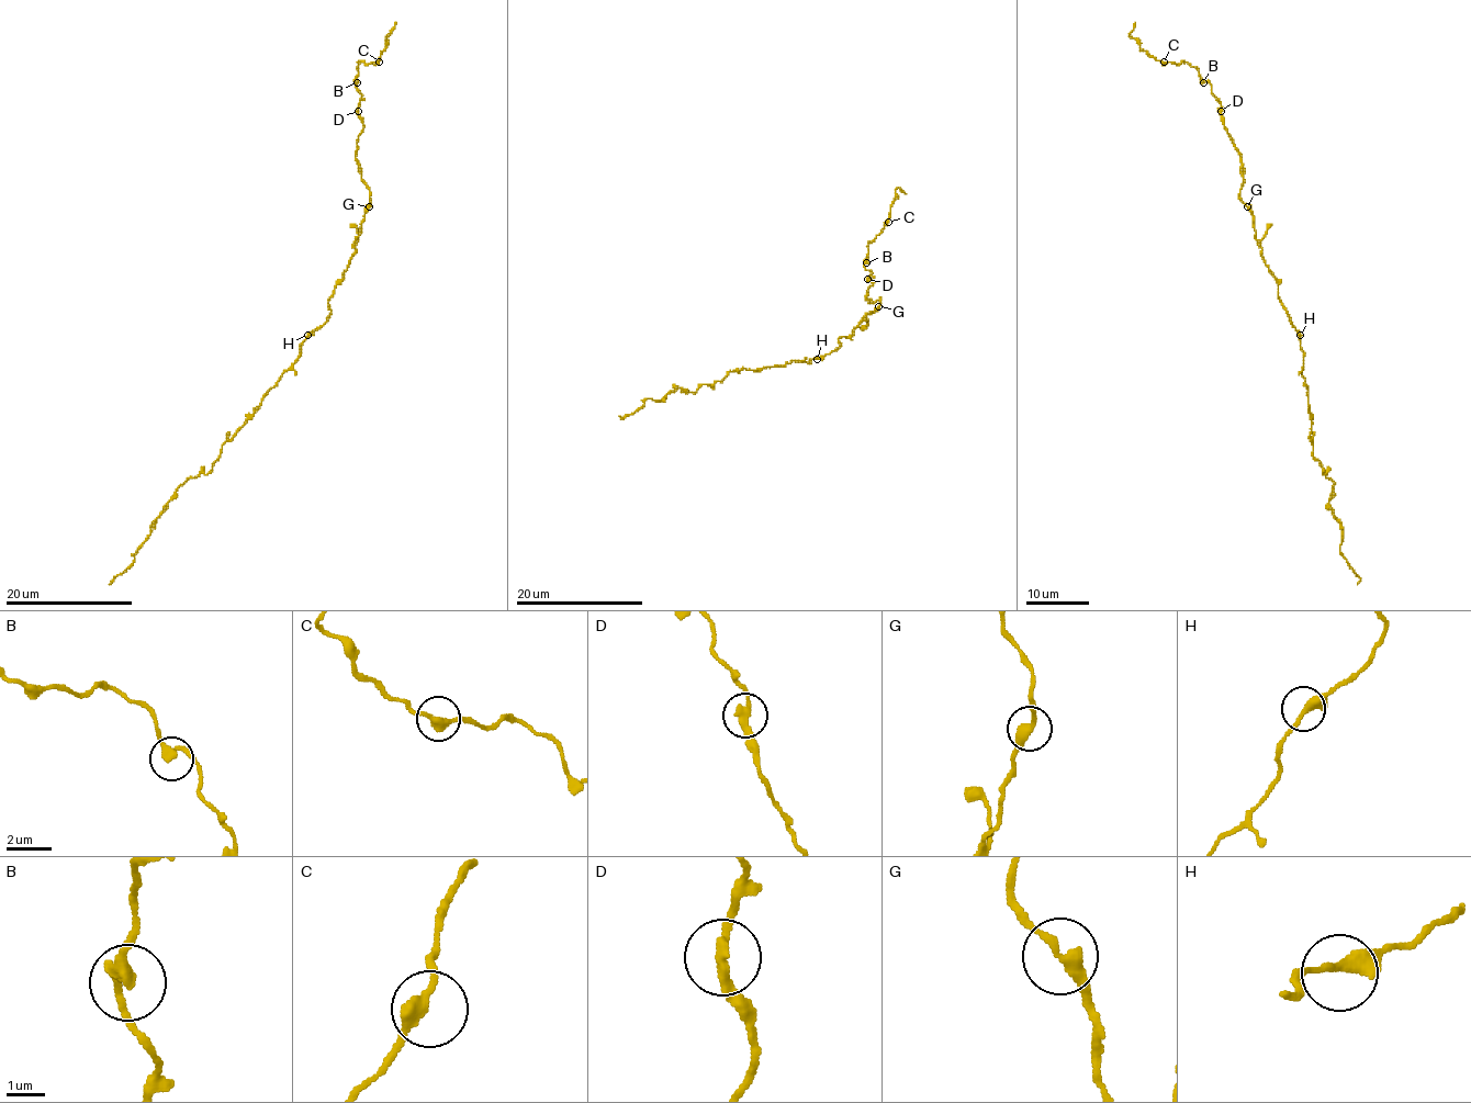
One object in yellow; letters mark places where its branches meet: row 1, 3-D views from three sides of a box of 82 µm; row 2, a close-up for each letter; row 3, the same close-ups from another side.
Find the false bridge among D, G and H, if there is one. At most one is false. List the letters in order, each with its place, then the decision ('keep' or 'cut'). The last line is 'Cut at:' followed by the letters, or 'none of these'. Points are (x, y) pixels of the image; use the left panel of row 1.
D: at (358, 111); cut
G: at (369, 206); keep
H: at (307, 335); keep
Cut at: D

